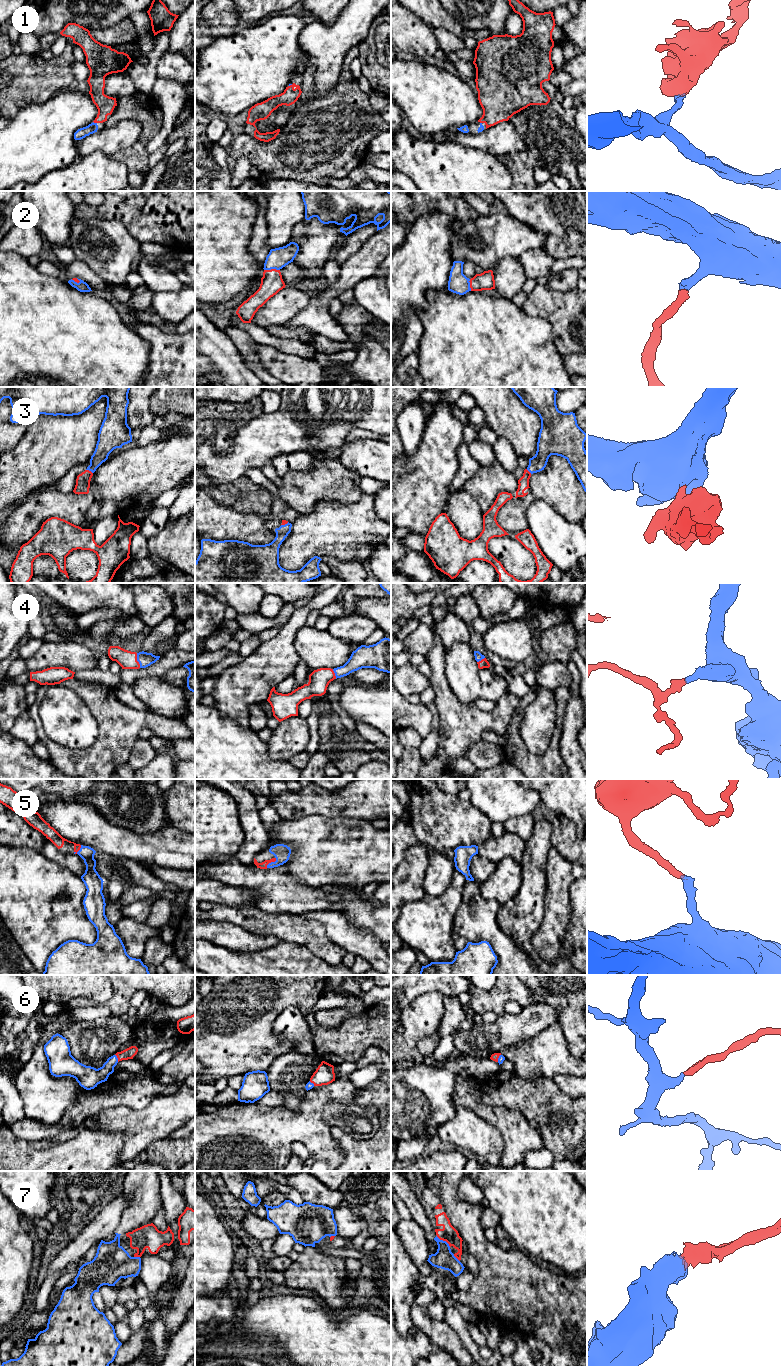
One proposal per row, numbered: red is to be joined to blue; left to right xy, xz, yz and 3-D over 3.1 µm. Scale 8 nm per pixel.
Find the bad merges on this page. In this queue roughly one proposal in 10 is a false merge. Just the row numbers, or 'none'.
none

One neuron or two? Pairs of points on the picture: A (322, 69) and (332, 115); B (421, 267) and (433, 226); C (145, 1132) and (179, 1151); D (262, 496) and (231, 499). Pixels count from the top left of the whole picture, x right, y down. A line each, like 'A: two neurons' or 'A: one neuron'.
A: two neurons
B: one neuron
C: two neurons
D: one neuron

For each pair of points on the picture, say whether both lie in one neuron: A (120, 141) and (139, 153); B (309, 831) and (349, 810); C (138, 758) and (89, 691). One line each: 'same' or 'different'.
A: different
B: different
C: different

